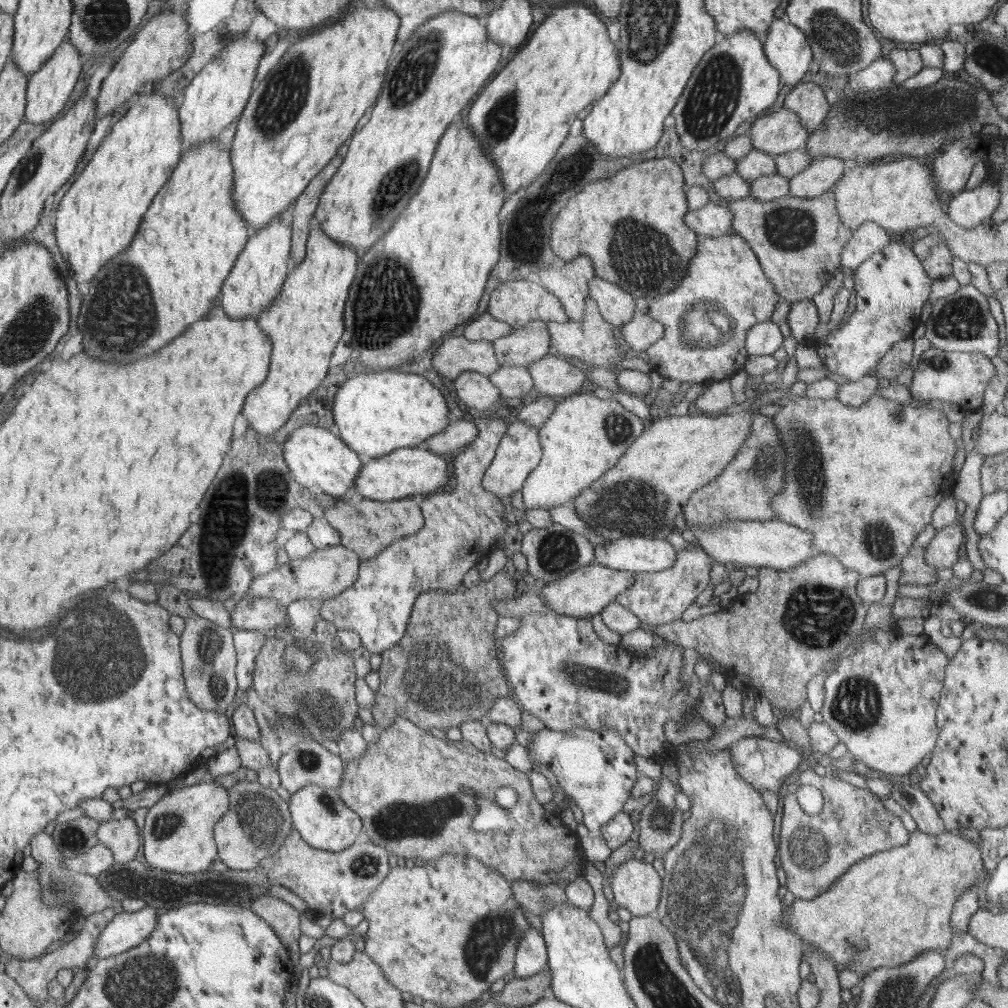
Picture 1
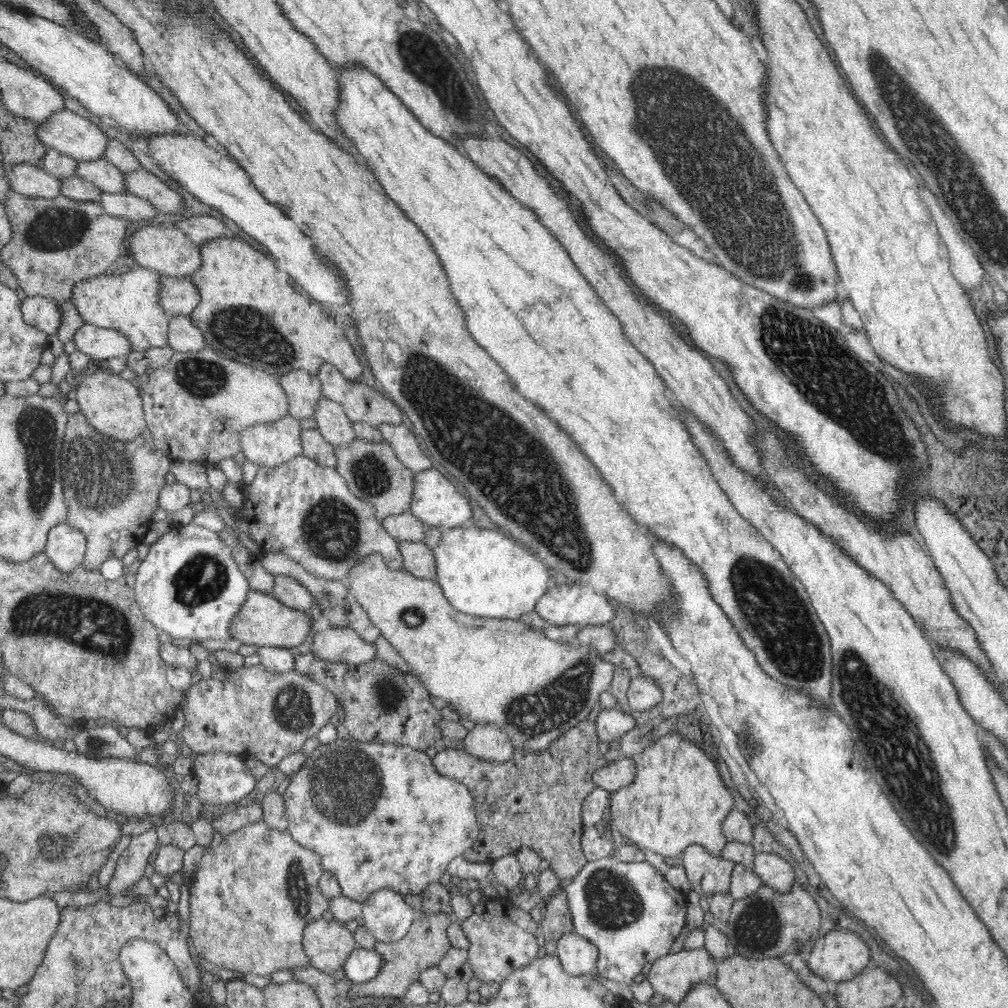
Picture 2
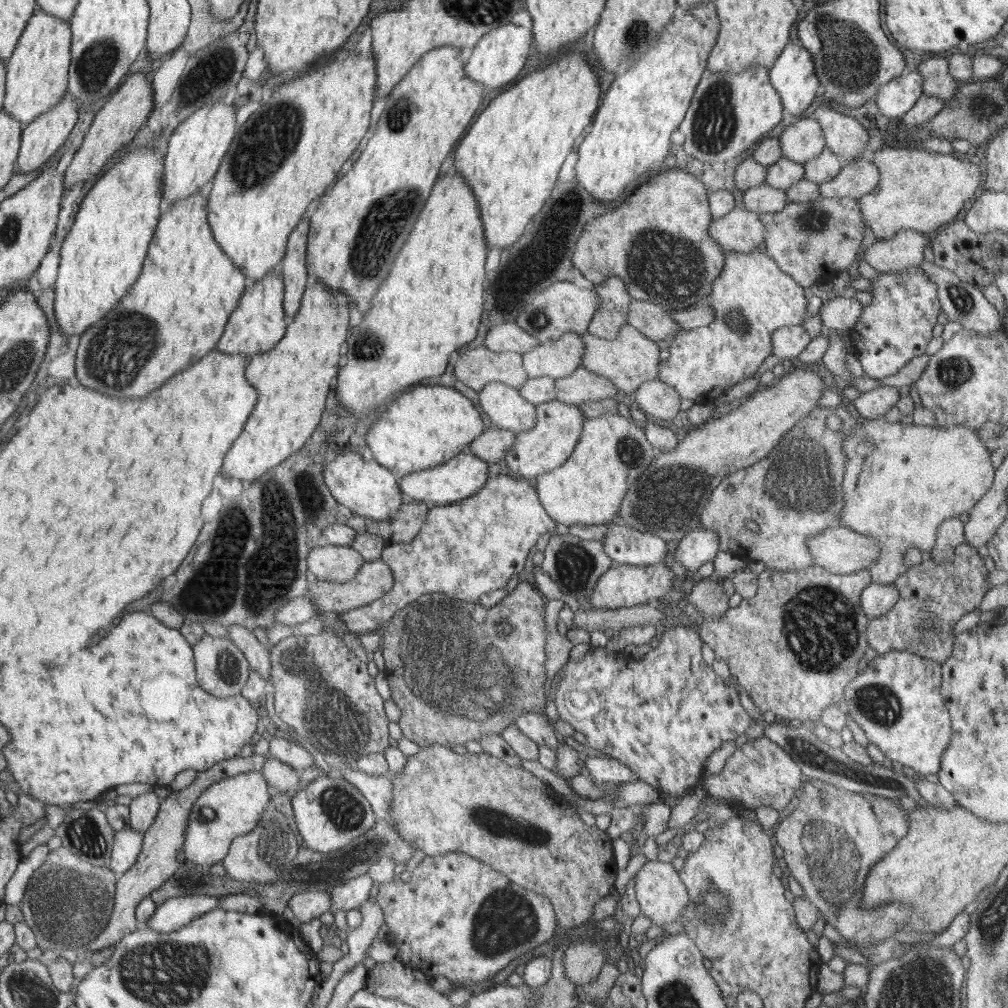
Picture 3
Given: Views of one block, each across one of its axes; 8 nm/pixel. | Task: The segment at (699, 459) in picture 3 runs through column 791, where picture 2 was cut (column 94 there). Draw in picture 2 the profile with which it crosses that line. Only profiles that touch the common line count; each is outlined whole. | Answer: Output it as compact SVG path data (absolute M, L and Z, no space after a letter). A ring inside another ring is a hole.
M104 366L91 375L81 375L72 396L76 398L85 420L97 432L111 440L130 442L146 431L147 422L140 389L132 385L131 381L123 379L120 374L112 373Z

